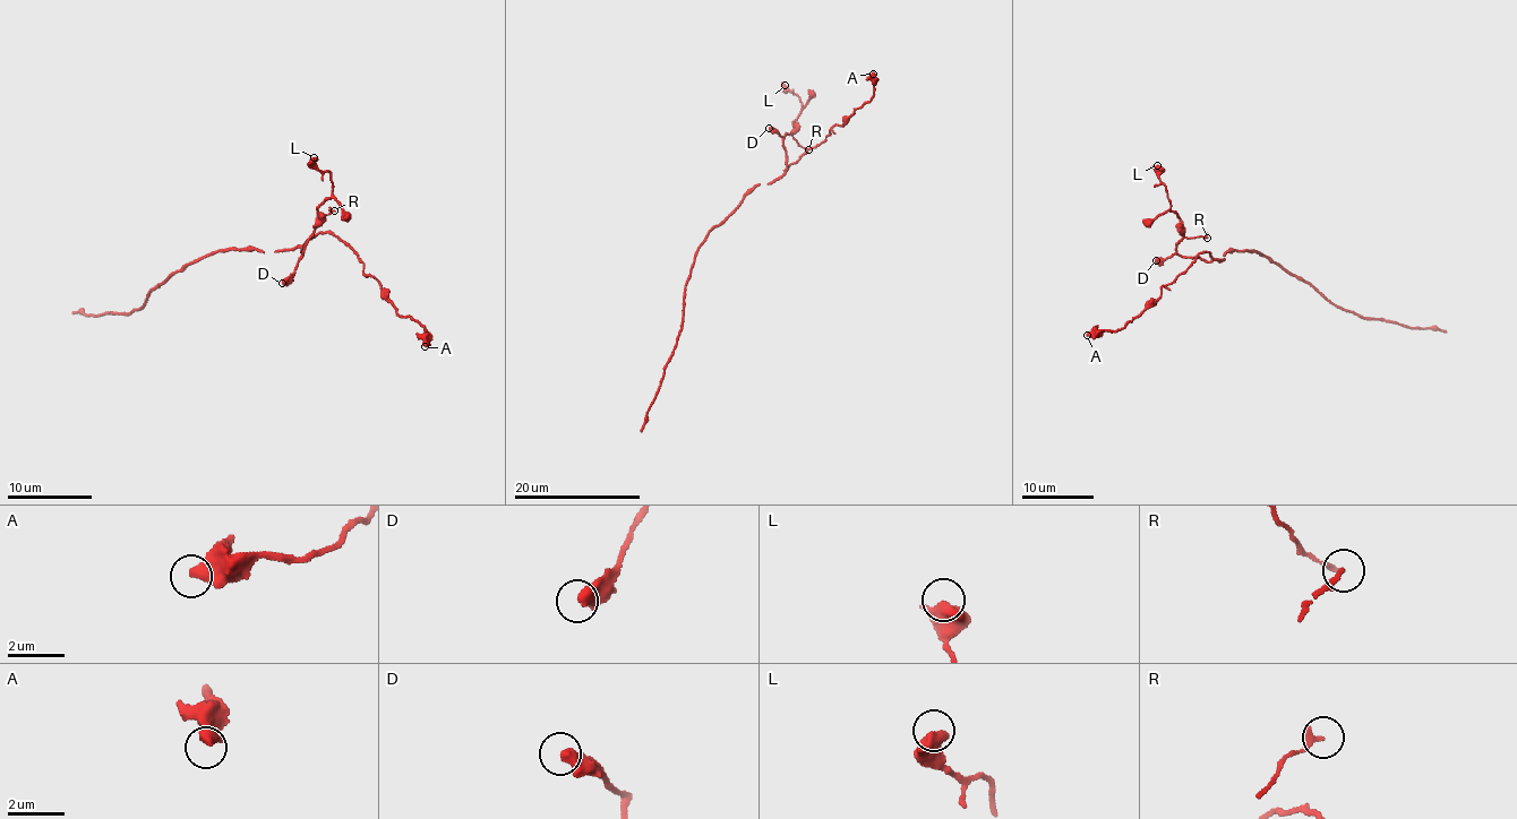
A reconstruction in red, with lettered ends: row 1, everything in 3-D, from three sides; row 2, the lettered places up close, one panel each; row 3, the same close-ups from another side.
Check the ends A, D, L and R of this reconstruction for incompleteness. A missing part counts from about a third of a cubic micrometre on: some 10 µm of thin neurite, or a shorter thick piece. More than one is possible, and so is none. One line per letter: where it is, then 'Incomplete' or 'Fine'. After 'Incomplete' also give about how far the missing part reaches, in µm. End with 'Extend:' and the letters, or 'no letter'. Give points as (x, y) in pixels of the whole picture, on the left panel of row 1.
A: Place: (425, 346). Fine
D: Place: (282, 283). Fine
L: Place: (314, 157). Fine
R: Place: (334, 210). Fine
Extend: no letter

